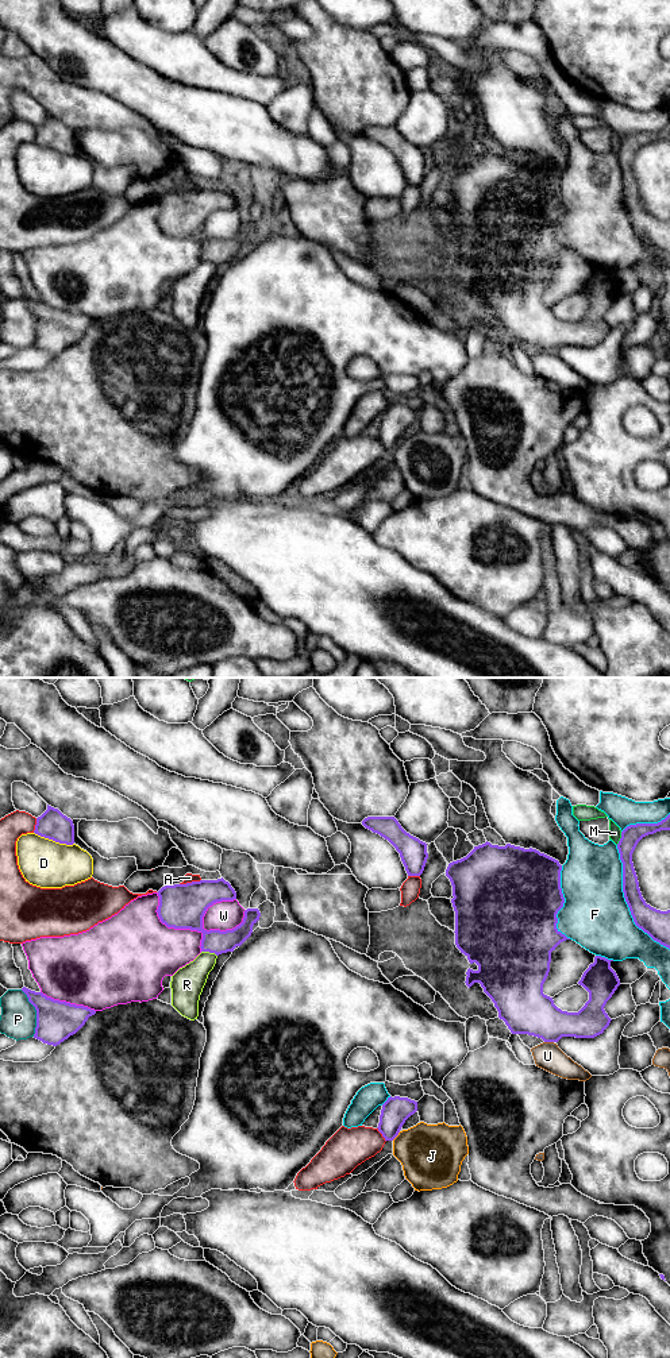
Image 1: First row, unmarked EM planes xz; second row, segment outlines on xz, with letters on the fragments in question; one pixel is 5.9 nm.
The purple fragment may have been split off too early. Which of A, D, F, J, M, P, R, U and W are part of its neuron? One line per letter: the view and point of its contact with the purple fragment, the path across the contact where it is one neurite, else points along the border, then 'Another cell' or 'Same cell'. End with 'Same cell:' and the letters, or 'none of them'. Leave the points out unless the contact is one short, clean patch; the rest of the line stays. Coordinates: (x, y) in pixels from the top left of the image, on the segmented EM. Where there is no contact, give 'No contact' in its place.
A: Touches purple at xz (189, 883). Another cell
D: Touches purple at xz (54, 840). Another cell
F: Touches purple at xz (626, 901). Another cell
J: Touches purple at xz (396, 1135). Boundary: xz (400, 1131), (392, 1139). Another cell
M: Touches purple at xz (620, 838). Another cell
P: Touches purple at xz (37, 1013). Same cell
R: Touches purple at xz (210, 952). Another cell
U: Touches purple at xz (549, 1041). Another cell
W: Touches purple at xz (227, 930). Another cell
Same cell: P

